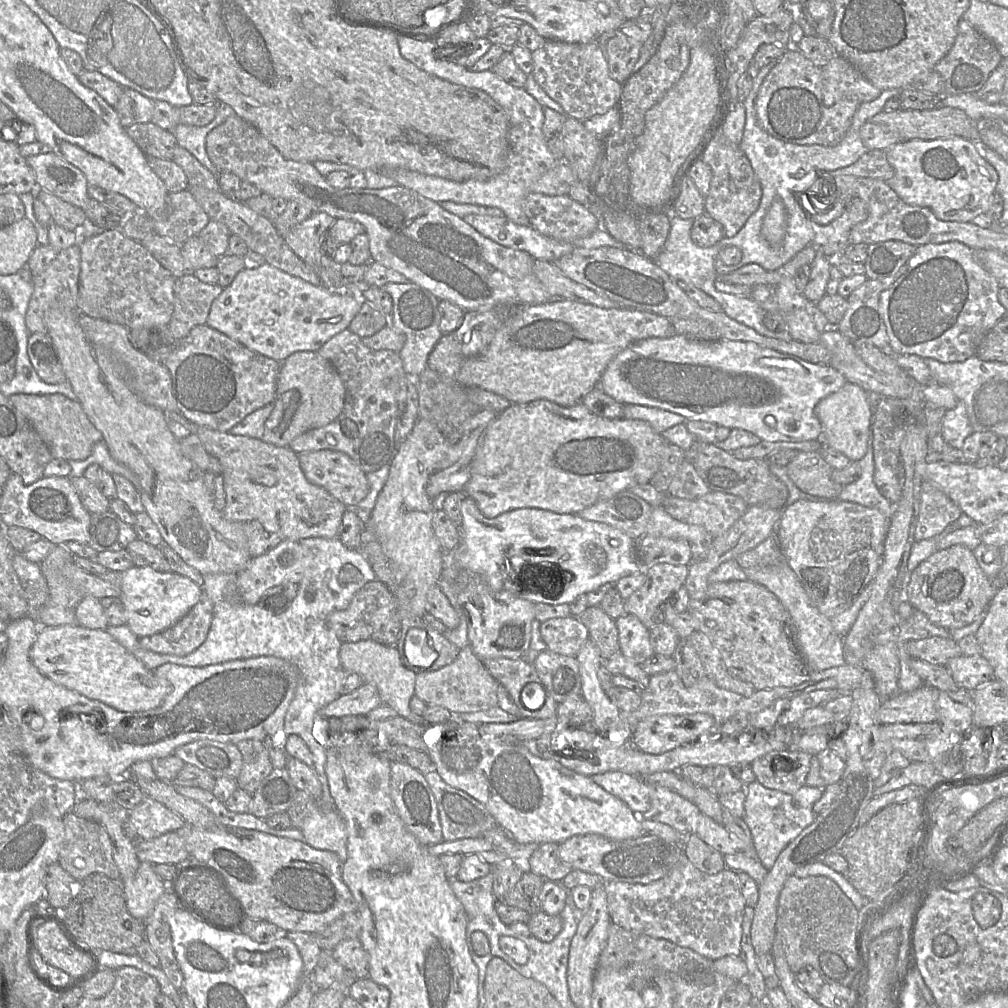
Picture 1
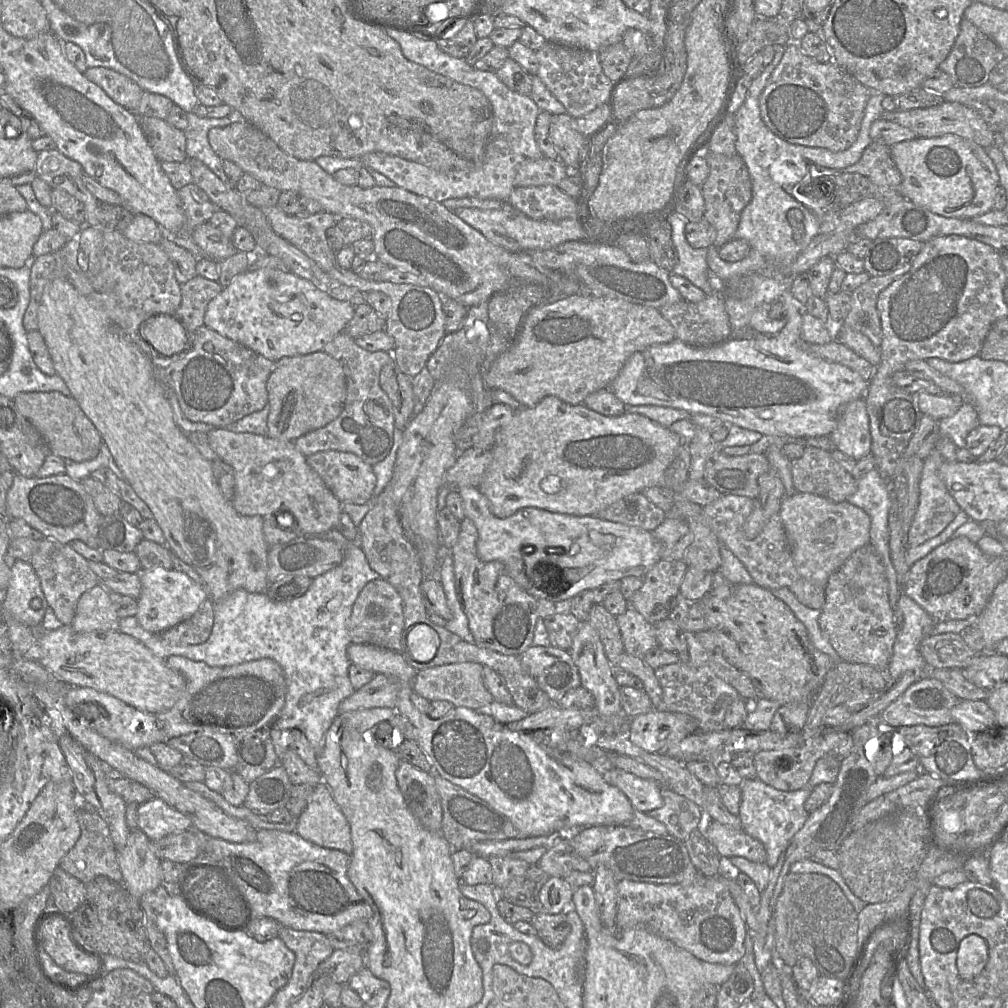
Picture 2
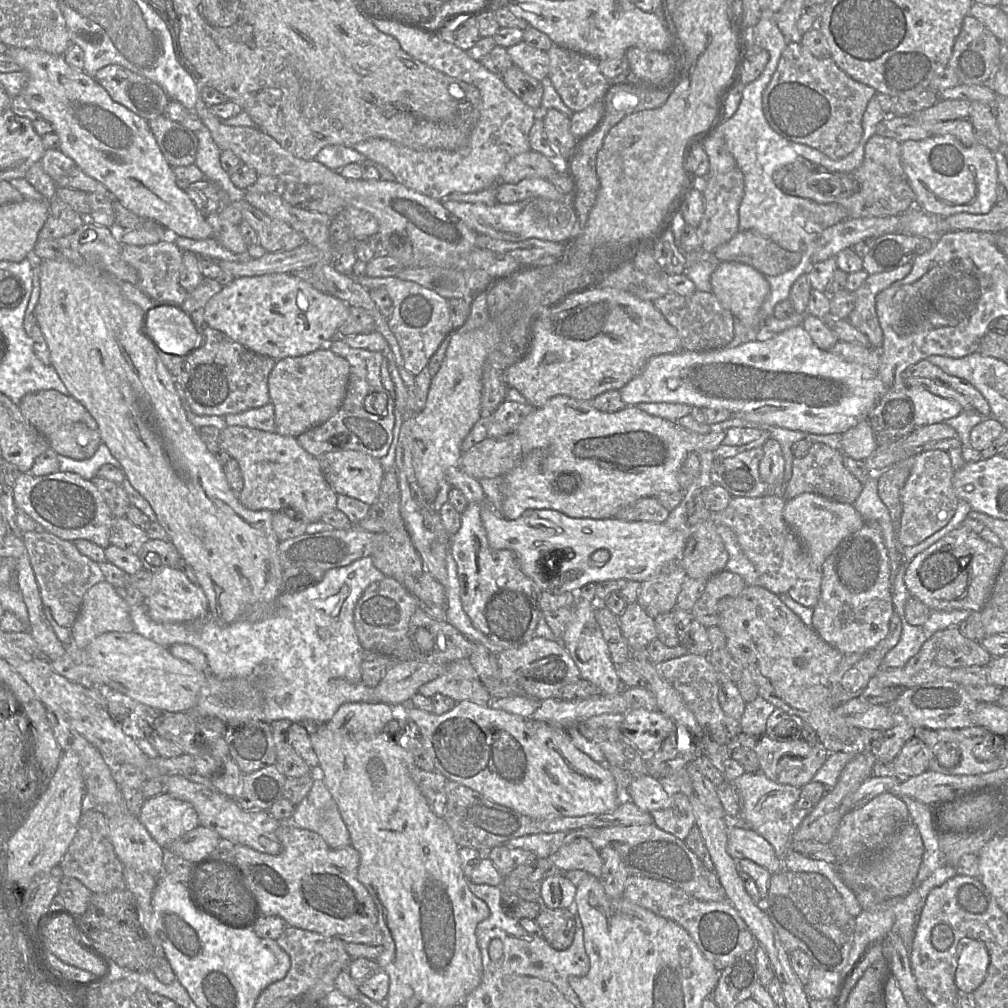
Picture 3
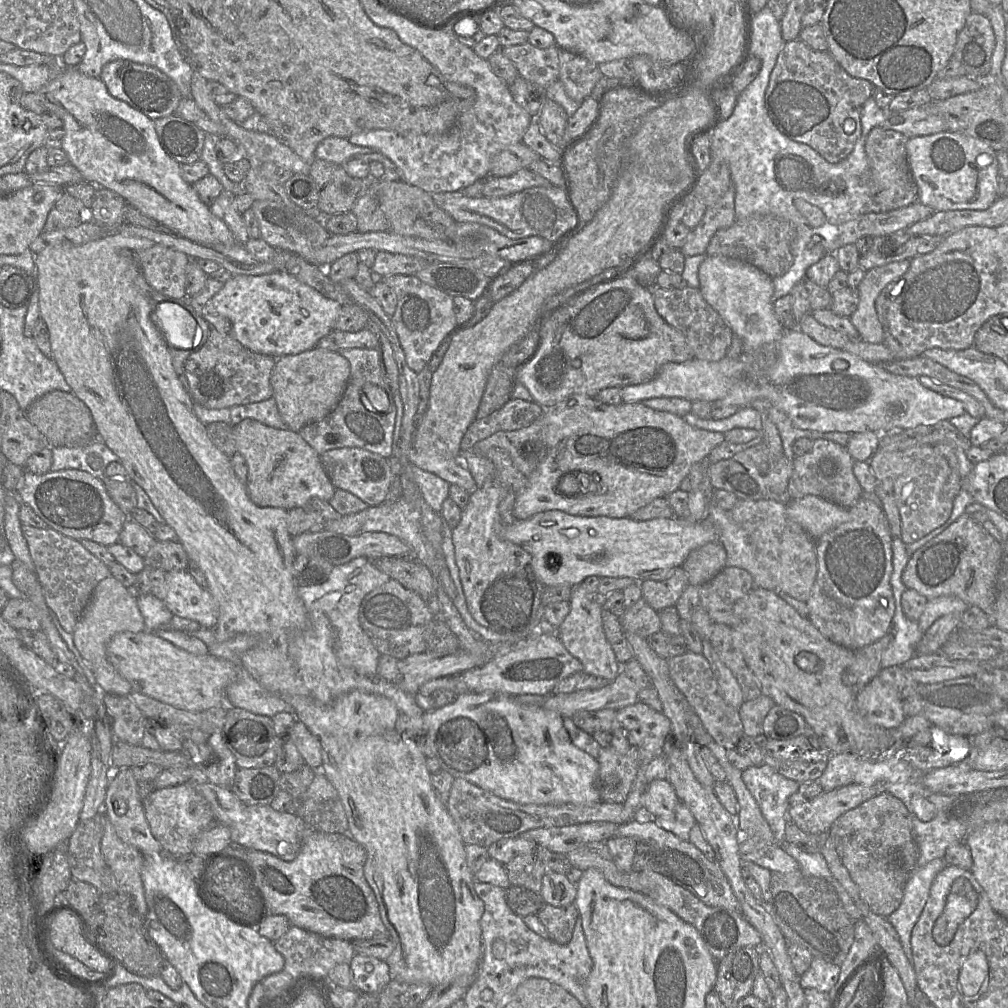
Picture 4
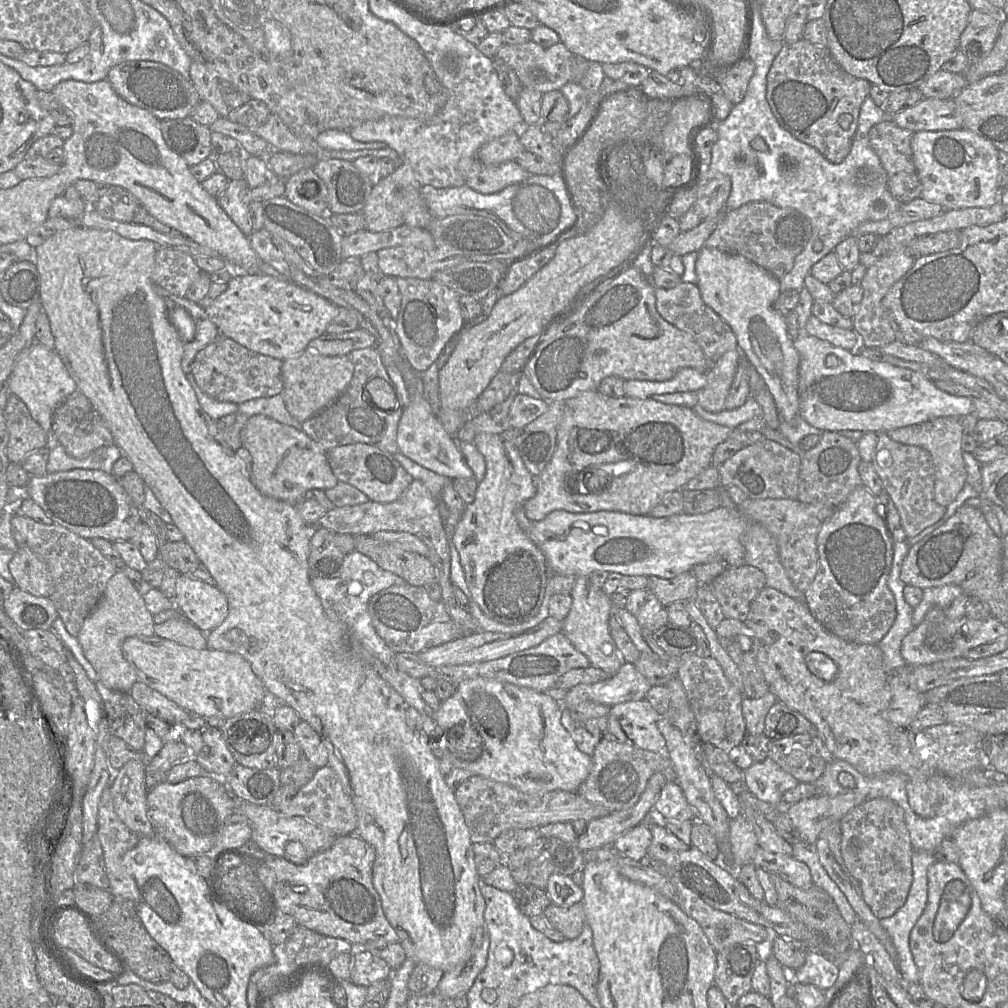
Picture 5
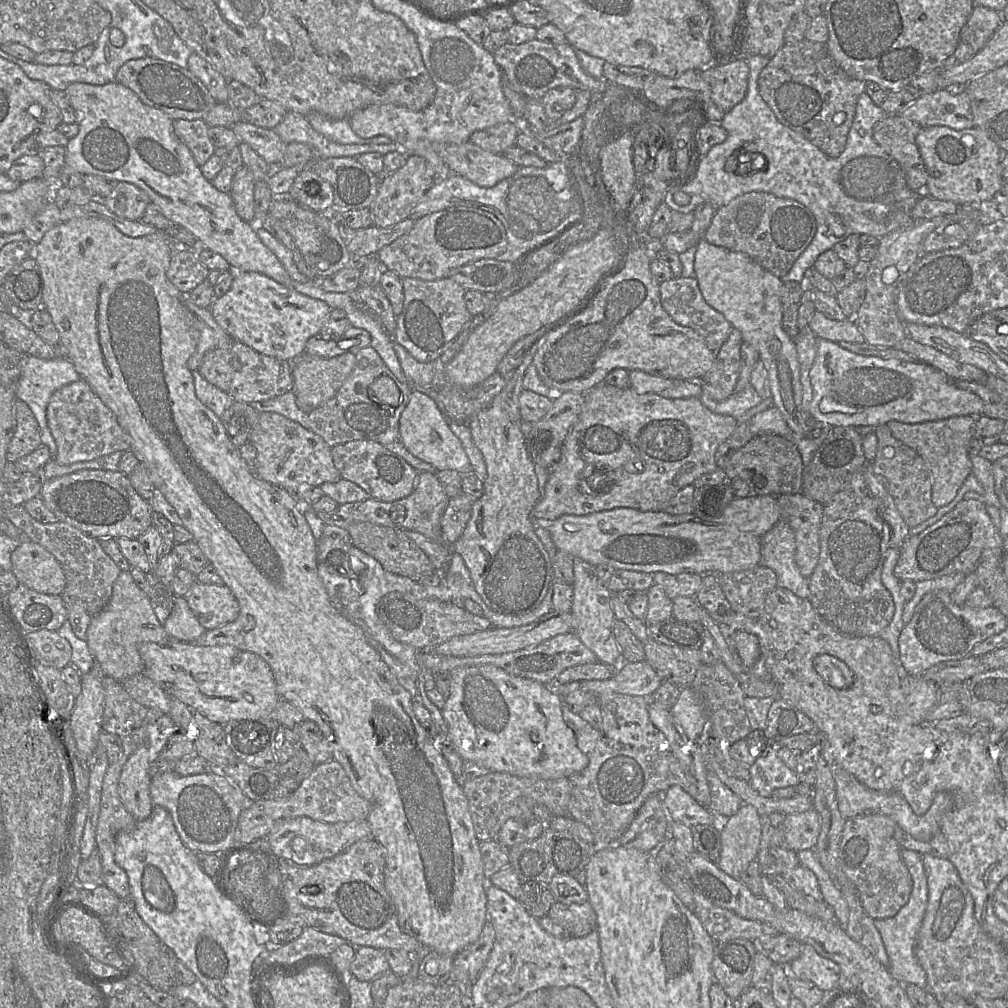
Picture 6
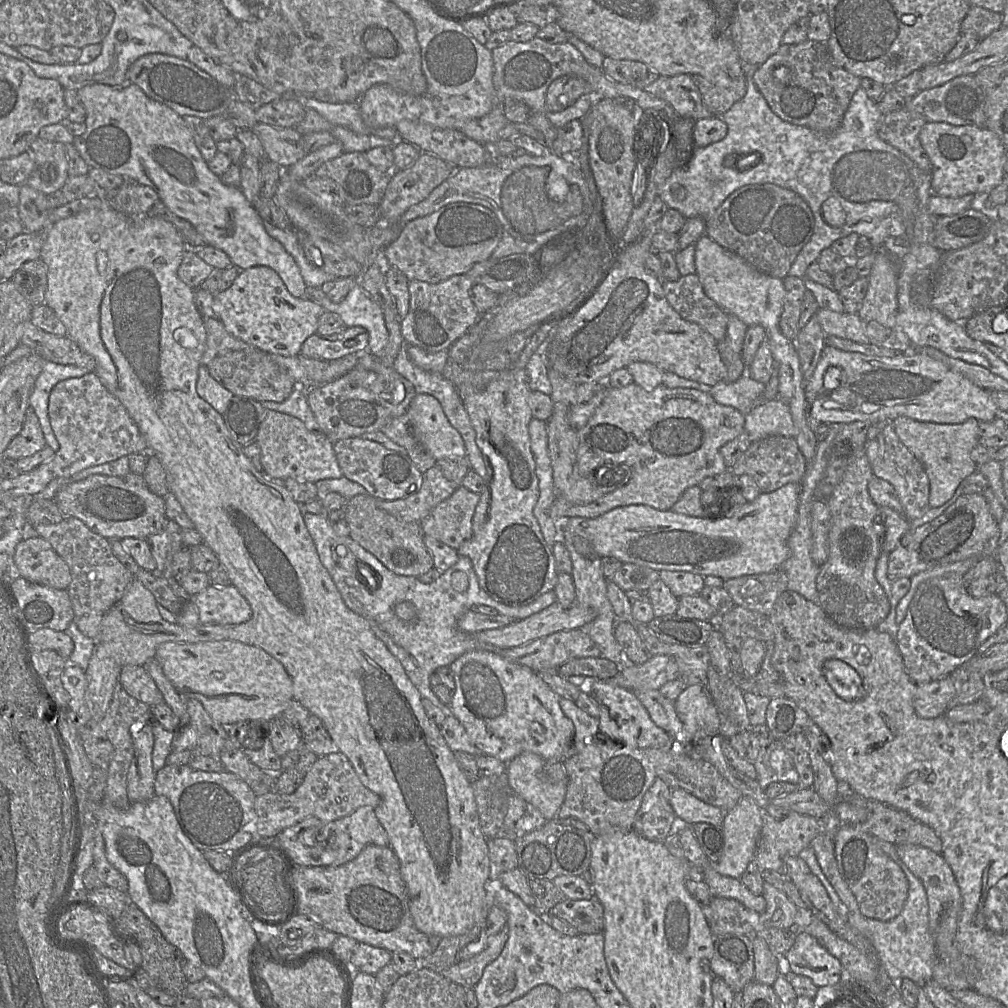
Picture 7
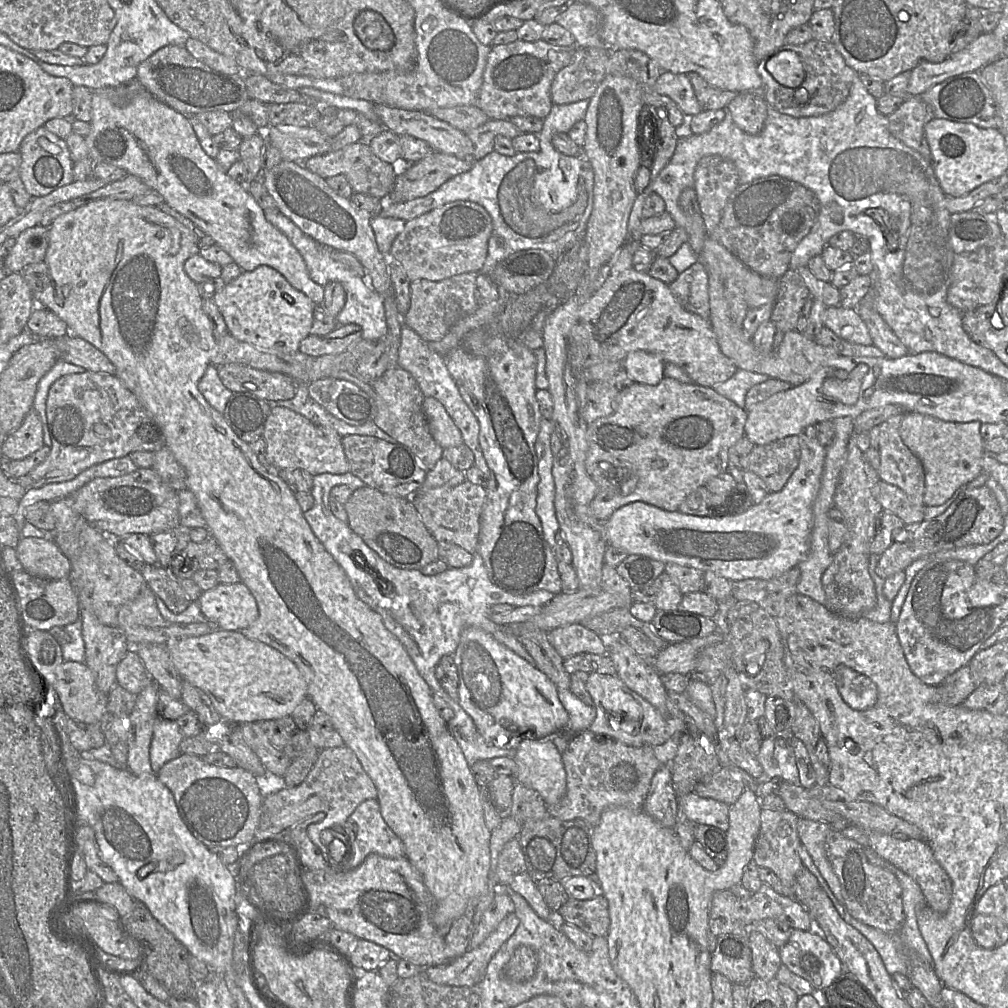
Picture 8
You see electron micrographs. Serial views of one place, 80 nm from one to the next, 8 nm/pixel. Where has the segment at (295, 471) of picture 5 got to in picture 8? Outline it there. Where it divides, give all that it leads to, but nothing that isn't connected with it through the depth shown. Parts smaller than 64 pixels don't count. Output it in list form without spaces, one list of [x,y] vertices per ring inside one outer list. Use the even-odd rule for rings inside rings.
[[[271,408],[262,438],[266,442],[267,461],[276,470],[299,468],[312,476],[349,472],[349,464],[342,447],[342,437],[334,429],[316,425],[289,408]]]

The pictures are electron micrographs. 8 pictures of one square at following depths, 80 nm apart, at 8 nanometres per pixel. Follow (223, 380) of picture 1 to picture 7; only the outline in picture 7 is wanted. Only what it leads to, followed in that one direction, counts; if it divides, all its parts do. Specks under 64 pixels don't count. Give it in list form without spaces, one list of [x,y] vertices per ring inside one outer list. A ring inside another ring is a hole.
[[[255,347],[219,353],[208,364],[209,374],[236,396],[244,396],[259,402],[282,402],[295,388],[295,380],[284,368],[269,358],[269,354]]]

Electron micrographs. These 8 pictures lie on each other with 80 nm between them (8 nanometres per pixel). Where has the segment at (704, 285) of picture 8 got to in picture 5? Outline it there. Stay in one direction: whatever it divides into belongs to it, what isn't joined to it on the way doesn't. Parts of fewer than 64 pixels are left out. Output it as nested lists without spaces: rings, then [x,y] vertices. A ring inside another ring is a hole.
[[[681,281],[671,289],[655,288],[655,297],[656,309],[661,317],[691,335],[711,364],[727,351],[738,348],[735,333],[728,323],[704,303],[697,285]]]

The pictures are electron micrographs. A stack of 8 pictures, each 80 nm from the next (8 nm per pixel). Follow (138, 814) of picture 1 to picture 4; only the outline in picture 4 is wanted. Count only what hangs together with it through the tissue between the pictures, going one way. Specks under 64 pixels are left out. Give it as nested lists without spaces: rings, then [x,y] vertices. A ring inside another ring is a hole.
[[[191,783],[154,790],[144,802],[144,813],[151,832],[163,851],[172,857],[192,853],[196,838],[212,824],[215,818],[207,801],[198,794]]]

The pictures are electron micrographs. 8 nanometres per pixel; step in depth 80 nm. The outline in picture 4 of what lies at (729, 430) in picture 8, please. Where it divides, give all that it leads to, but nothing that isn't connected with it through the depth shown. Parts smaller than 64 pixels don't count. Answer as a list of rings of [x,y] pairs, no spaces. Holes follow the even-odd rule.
[[[572,394],[561,402],[544,408],[540,417],[546,455],[527,477],[525,488],[515,498],[513,515],[516,520],[524,520],[548,510],[561,510],[575,516],[630,517],[655,498],[663,498],[680,490],[680,483],[689,474],[691,467],[707,459],[710,452],[725,440],[724,433],[693,427],[683,417],[653,410],[642,403],[623,402],[619,405],[609,405],[583,394]],[[579,473],[585,474],[577,477]],[[563,478],[570,480],[565,488],[563,485],[560,487]],[[597,482],[597,490],[580,493],[580,485],[583,489],[589,489]],[[568,485],[570,487],[567,488]]]

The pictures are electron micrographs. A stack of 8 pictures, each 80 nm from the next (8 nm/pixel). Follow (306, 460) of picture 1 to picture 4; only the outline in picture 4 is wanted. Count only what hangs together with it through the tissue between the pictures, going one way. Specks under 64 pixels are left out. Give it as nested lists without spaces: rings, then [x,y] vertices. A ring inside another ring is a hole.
[[[344,447],[325,451],[320,461],[336,489],[355,495],[368,506],[378,506],[386,499],[394,479],[388,458],[362,448]]]

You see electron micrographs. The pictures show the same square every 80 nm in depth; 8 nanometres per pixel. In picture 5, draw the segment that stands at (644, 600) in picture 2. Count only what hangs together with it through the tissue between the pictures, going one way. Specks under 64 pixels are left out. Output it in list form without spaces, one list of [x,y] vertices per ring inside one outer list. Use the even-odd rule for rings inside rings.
[[[684,572],[671,579],[649,576],[647,590],[667,607],[673,602],[693,598],[699,585],[692,572]]]

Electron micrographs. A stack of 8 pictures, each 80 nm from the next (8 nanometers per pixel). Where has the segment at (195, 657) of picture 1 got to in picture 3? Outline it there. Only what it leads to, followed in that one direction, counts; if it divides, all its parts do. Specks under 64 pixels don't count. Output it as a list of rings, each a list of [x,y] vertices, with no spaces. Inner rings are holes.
[[[368,556],[347,566],[326,571],[318,584],[303,591],[280,594],[271,610],[256,621],[240,619],[228,625],[220,625],[207,617],[188,624],[157,623],[148,616],[145,603],[131,607],[130,618],[134,632],[163,647],[189,644],[200,650],[206,656],[209,672],[219,679],[259,680],[263,691],[260,720],[269,724],[283,719],[292,723],[309,720],[324,724],[344,703],[376,701],[374,688],[365,685],[362,680],[361,665],[366,652],[356,634],[354,609],[366,588],[384,578],[385,575],[373,565],[371,557]]]

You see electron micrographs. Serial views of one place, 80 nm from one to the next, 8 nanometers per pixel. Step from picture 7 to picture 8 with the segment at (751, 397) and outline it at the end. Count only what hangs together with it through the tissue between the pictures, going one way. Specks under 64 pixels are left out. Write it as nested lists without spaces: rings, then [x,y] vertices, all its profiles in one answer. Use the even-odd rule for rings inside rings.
[[[738,369],[728,380],[715,384],[712,388],[720,395],[734,402],[738,407],[744,409],[745,396],[749,389],[768,379],[769,377],[765,374]]]

